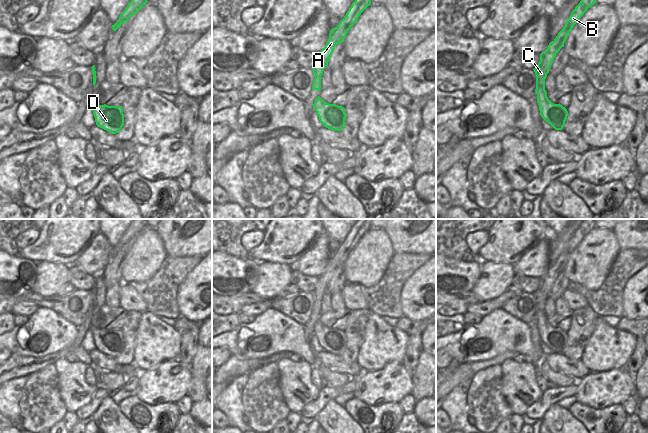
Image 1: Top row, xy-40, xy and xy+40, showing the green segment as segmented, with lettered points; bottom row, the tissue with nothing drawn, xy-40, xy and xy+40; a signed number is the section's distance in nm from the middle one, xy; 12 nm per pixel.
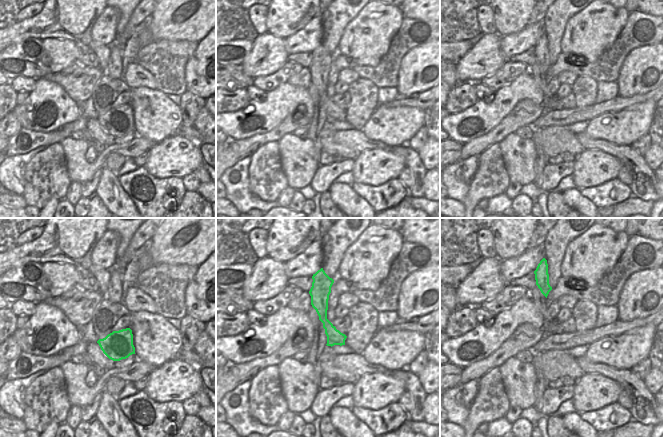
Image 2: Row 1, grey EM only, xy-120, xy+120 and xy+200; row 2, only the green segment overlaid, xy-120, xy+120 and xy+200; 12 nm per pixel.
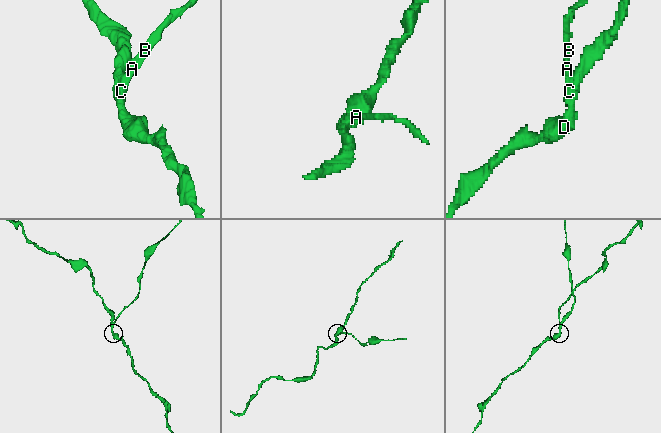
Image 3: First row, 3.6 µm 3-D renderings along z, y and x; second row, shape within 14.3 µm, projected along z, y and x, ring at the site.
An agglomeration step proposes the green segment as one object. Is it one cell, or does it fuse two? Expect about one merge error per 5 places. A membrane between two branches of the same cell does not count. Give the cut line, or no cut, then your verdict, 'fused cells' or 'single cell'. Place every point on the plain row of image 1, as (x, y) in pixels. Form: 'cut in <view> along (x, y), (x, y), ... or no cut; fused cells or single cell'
cut in xy+40 along (543, 276), (543, 289), (546, 292); fused cells

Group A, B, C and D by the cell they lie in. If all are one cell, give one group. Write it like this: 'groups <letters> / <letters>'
groups A B / C D

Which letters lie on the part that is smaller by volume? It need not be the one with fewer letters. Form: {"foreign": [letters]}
{"foreign": ["A", "B"]}

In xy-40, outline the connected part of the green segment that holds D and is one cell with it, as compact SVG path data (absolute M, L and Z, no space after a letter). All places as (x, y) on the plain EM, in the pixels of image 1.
M91 326L96 349L112 358L118 357L124 349L122 330L99 329Z

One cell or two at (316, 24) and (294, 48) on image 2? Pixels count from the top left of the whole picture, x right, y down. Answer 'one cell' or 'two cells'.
one cell

